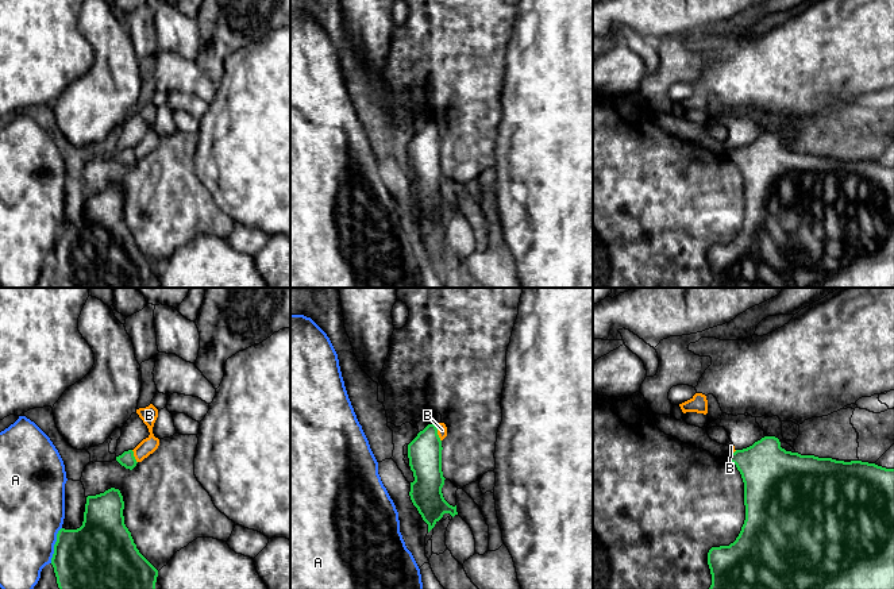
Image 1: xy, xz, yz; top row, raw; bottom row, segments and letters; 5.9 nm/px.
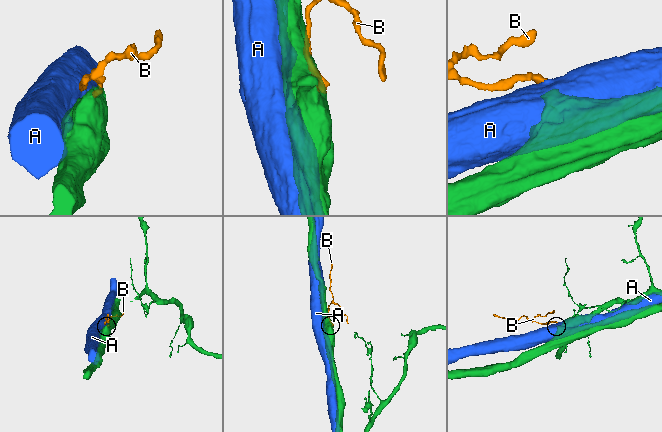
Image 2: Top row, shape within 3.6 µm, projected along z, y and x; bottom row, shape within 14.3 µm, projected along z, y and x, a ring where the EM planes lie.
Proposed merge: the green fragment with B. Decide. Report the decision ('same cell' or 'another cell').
another cell

